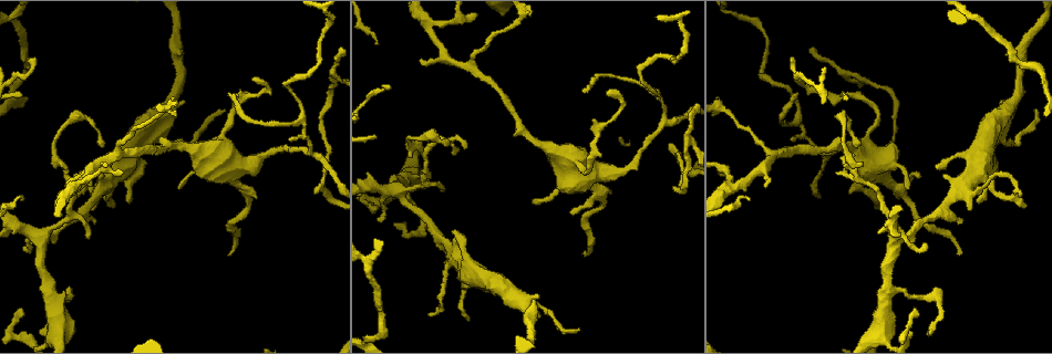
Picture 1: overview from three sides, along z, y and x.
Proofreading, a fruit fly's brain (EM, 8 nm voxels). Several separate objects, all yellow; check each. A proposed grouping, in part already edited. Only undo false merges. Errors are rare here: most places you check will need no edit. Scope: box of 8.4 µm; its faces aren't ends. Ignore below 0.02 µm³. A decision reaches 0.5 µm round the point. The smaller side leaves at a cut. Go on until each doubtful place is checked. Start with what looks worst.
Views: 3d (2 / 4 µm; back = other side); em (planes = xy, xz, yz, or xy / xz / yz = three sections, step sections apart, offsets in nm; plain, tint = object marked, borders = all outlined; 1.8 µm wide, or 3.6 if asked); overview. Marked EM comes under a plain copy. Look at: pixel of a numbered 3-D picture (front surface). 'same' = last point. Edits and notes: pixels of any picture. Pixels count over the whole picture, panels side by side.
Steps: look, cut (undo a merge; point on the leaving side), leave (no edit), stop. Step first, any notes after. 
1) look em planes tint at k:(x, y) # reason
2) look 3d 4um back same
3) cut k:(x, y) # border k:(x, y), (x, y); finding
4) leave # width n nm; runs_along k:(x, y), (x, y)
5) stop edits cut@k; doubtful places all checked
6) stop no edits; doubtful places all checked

look em xy step 8 tint at 1:(898, 240) # four or more arms meet

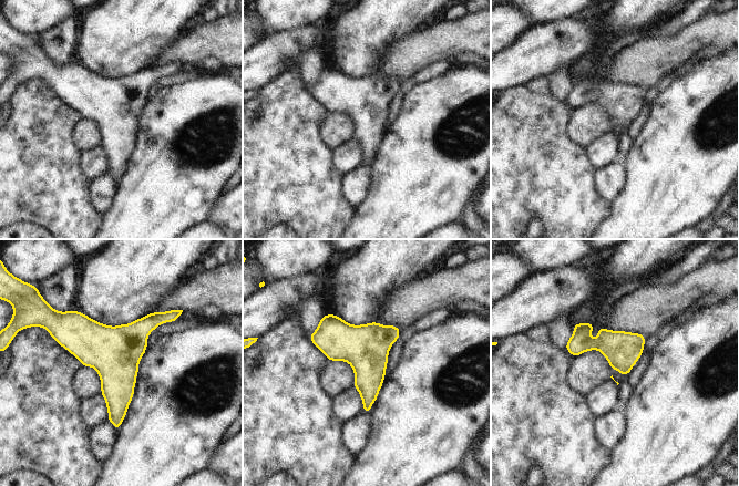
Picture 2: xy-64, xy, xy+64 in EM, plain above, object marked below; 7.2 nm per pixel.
look em planes tint same # cut it another way

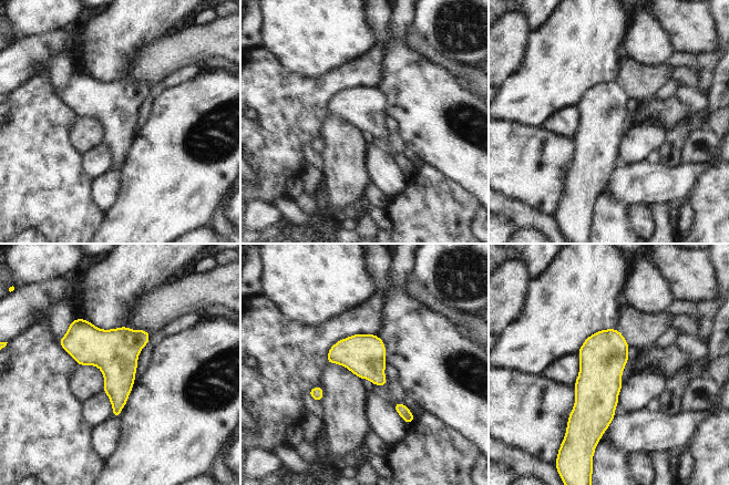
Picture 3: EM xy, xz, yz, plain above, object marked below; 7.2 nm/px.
leave # width 300 nm; continuous, no second neuron

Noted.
look em 3.6um xy step 8 tint at 1:(435, 35)

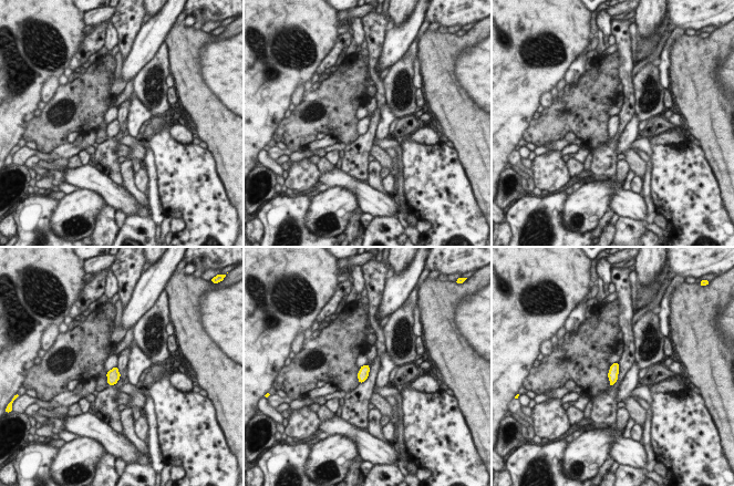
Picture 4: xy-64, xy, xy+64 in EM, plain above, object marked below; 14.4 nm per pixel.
look em 3.6um xz step 8 tint same

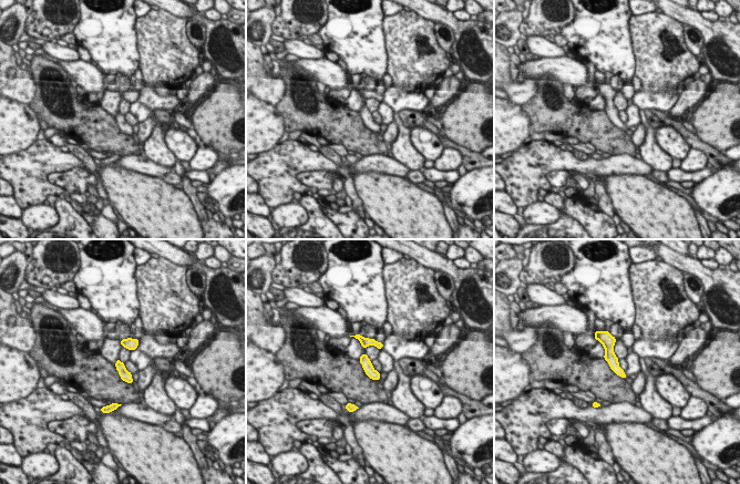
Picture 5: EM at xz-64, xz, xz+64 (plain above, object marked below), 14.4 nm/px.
leave # runs_along 5:(606, 335), (609, 357), (620, 372); one neuron here

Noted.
look 3d 4um at 1:(308, 155) # sharp bend

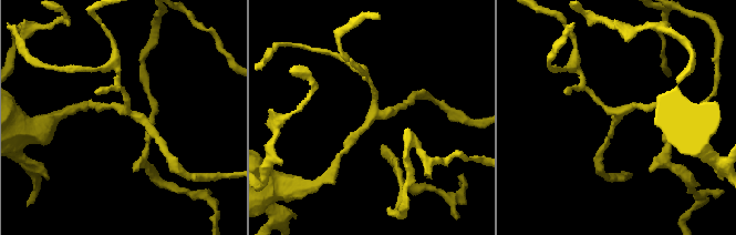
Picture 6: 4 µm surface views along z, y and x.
look em planes tint at 6:(372, 111) # arms 3; now the EM

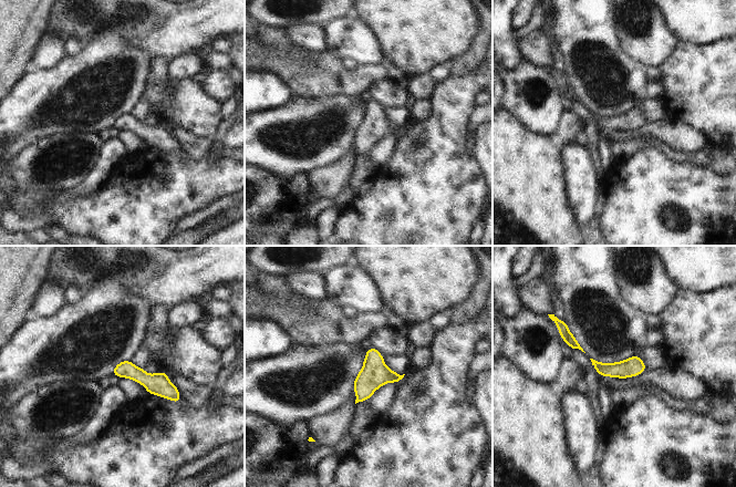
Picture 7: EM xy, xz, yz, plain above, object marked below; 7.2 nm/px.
leave # runs_along 7:(116, 370), (130, 370), (177, 396); continuous, no second neuron

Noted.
look em 3.6um xy step 16 tint at 1:(866, 146) # sudden change in width

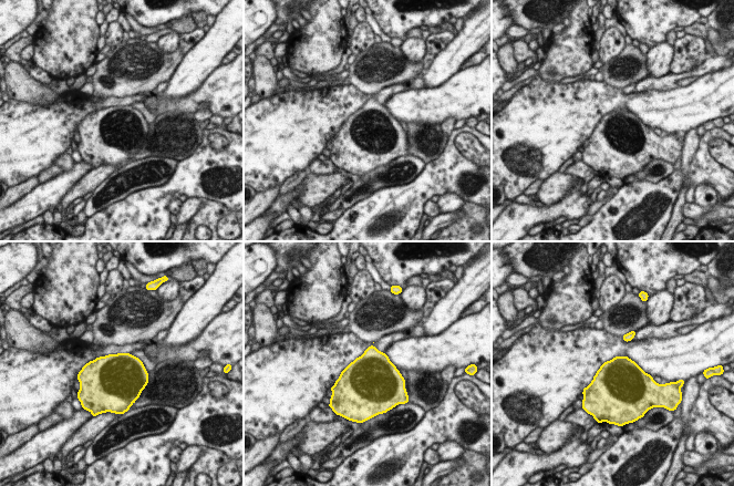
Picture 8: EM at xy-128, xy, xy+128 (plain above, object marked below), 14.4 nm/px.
look em 3.6um planes borders same

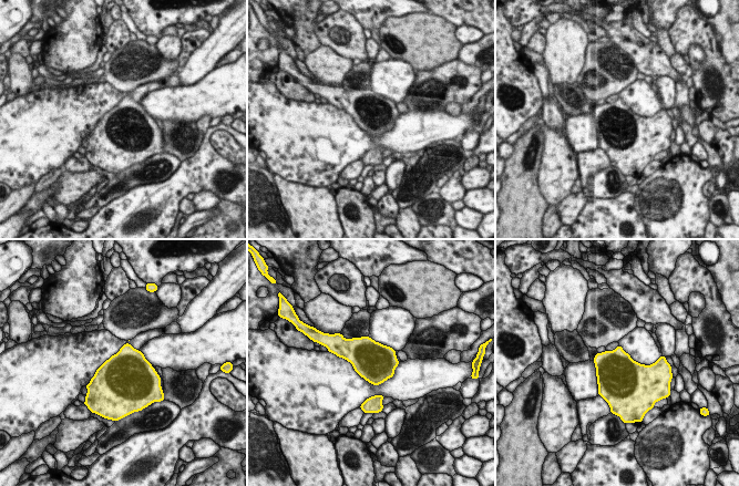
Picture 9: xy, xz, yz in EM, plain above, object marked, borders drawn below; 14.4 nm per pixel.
leave # width 550 nm; continuous, no second neuron

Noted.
stop no edits; doubtful places all checked

